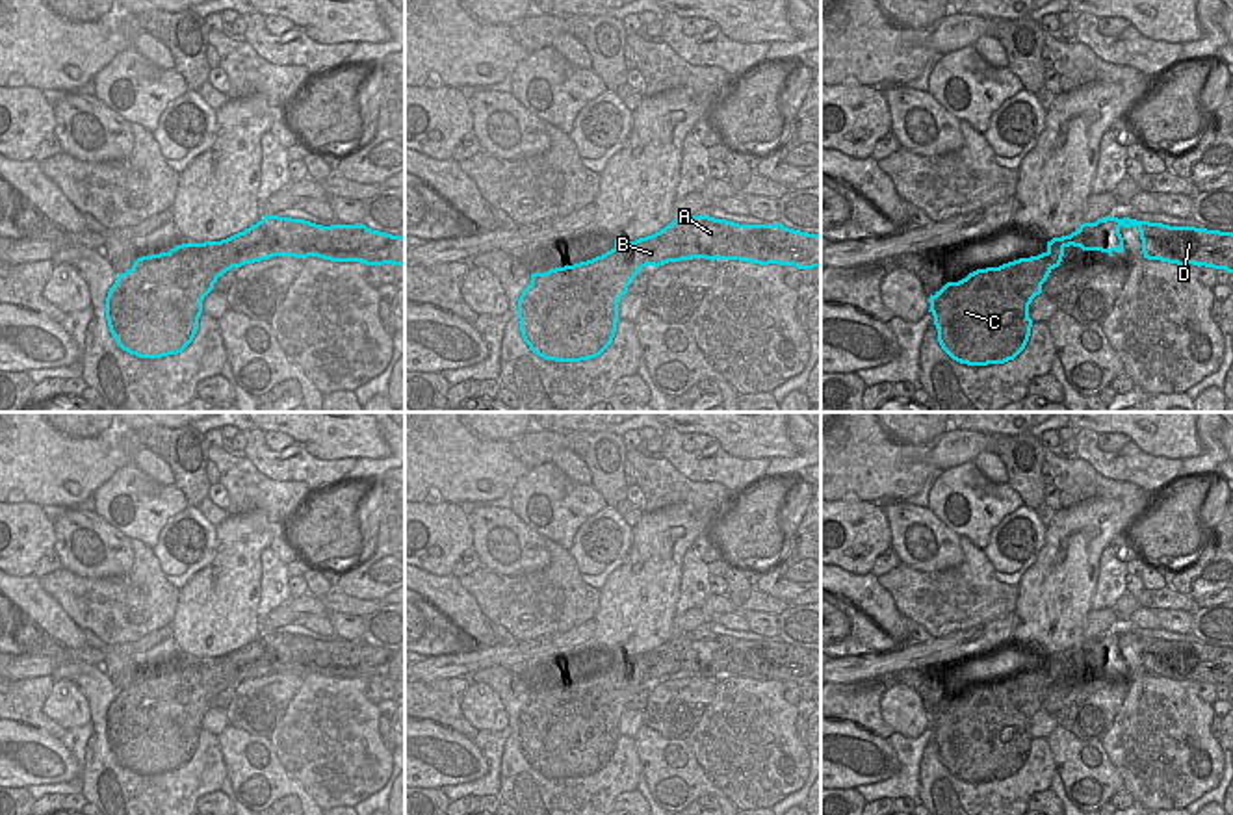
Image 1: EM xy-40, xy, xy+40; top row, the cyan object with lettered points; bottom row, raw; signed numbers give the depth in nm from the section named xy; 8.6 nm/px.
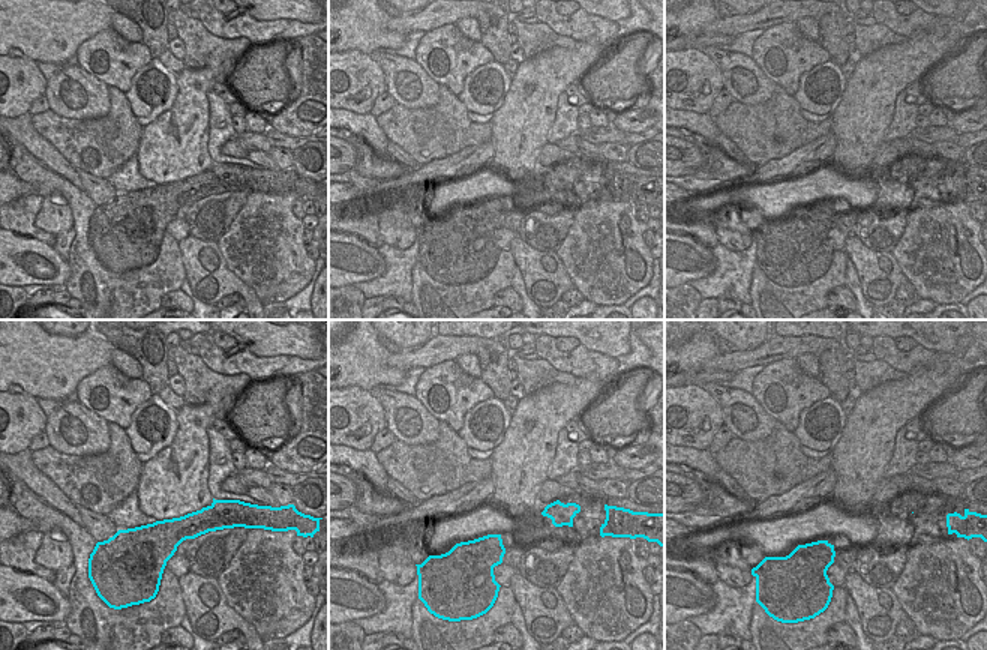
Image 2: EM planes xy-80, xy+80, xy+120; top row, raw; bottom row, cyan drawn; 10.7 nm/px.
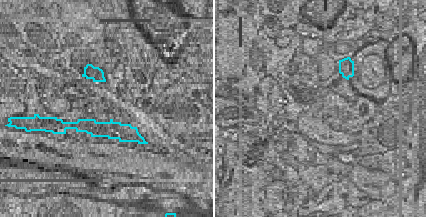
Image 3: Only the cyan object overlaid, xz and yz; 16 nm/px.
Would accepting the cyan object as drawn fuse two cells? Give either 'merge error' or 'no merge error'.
no merge error

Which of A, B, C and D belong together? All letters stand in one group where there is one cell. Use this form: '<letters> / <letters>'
A B C D

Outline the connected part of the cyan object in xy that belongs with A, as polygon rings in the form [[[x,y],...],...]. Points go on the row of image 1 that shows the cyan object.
[[[676,217],[652,236],[615,239],[611,251],[592,260],[533,273],[518,299],[522,338],[544,360],[596,358],[615,338],[618,303],[639,271],[691,258],[821,269],[821,236],[782,223]]]

